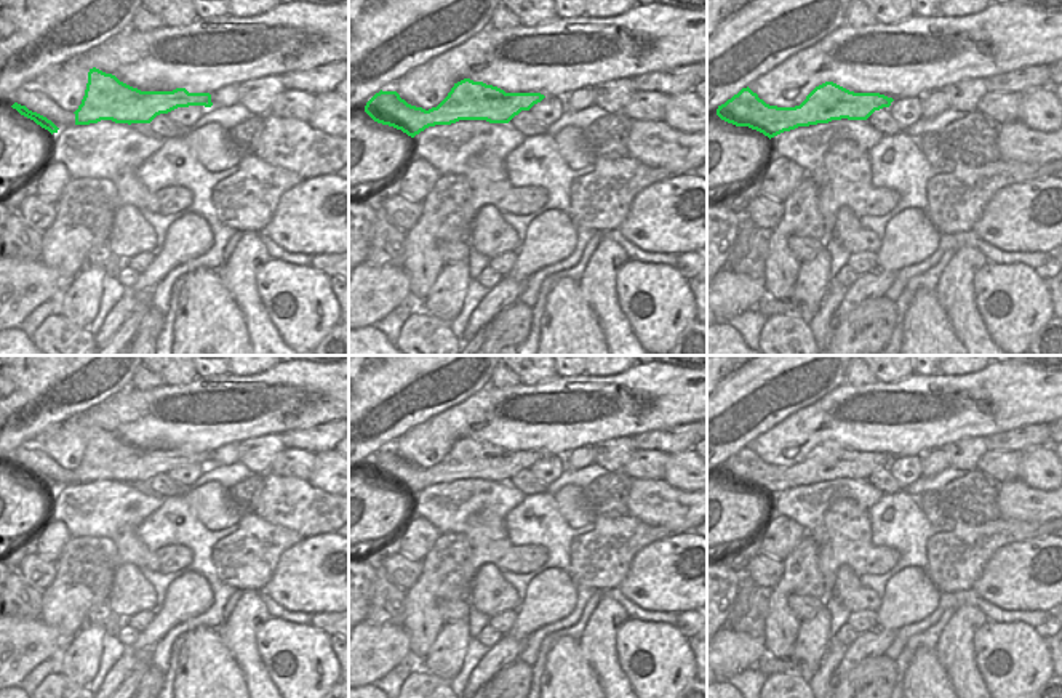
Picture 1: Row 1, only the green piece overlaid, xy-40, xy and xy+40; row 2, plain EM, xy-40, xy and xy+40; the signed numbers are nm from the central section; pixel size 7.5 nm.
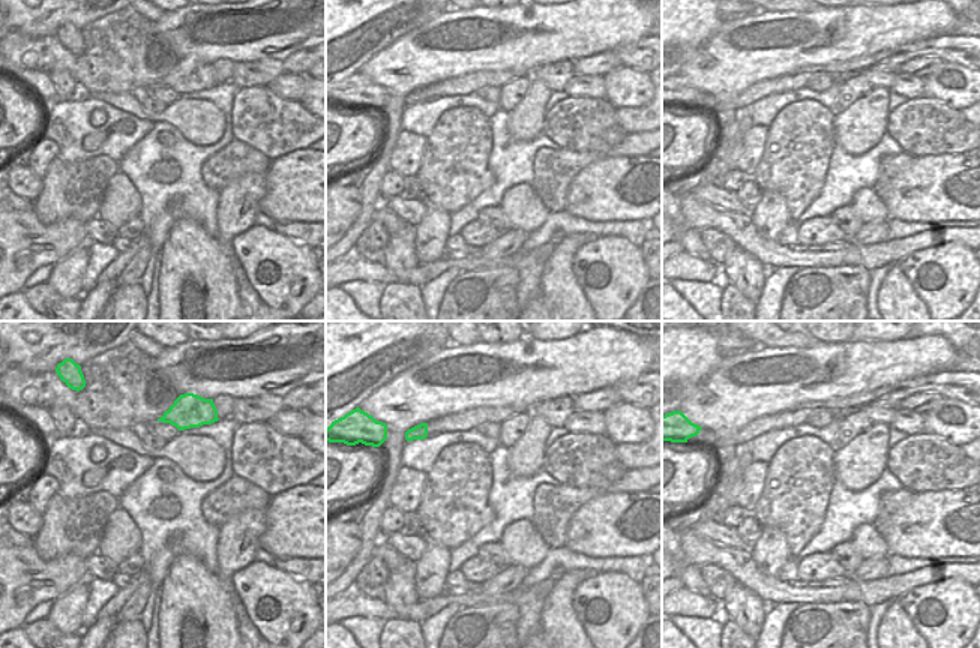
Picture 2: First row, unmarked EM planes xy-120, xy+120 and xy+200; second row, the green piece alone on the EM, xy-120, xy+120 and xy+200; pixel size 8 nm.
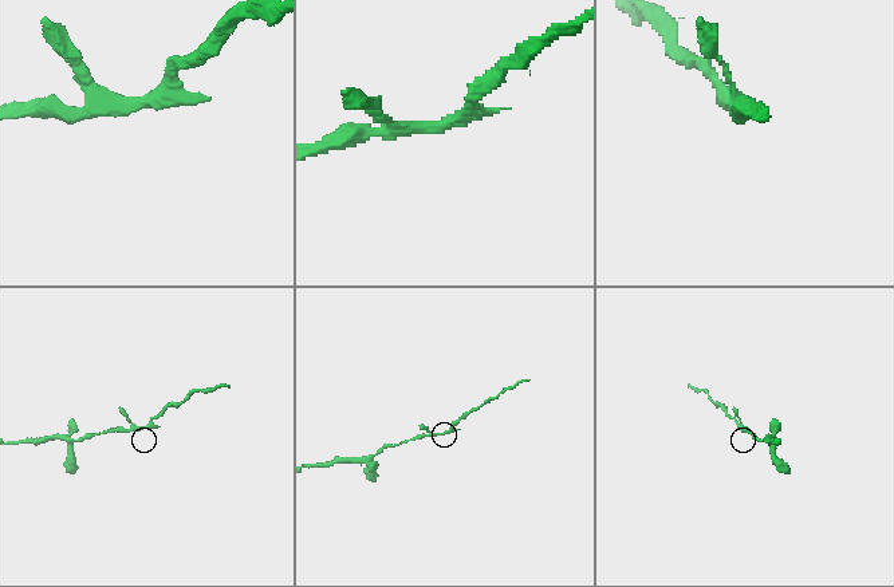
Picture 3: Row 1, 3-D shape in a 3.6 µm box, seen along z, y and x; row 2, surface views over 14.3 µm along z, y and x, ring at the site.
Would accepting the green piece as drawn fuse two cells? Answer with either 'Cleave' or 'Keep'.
Cleave

